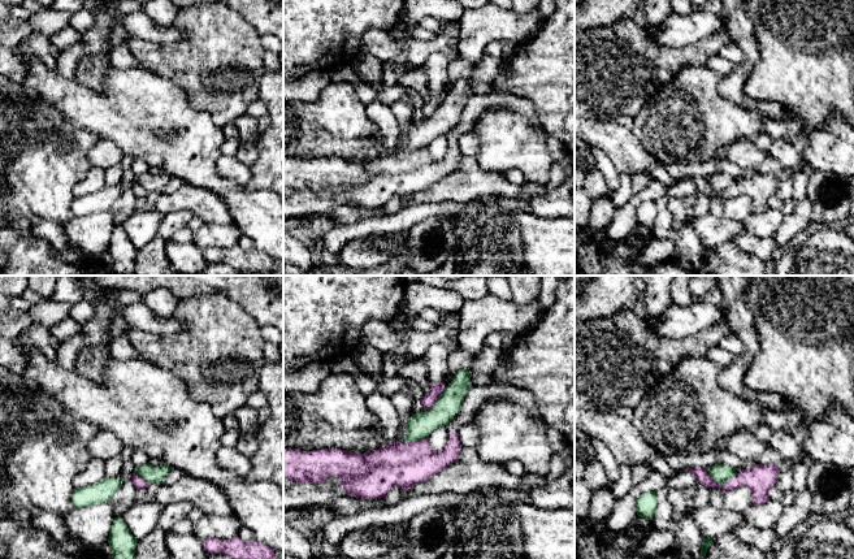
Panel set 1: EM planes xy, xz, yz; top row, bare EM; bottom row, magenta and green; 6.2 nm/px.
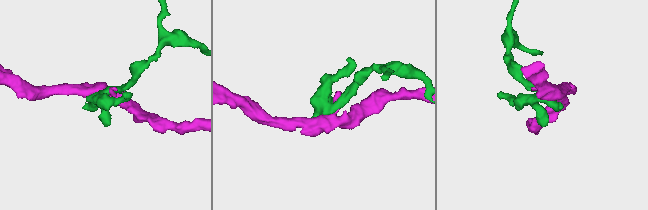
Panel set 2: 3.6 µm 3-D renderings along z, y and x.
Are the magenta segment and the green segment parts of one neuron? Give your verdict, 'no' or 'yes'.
no

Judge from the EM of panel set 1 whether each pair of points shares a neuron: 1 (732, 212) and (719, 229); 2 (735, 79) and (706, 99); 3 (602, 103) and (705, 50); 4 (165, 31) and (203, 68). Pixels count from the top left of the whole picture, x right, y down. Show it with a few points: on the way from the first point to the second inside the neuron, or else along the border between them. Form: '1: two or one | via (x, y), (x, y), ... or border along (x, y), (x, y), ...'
1: two | border along (723, 216), (741, 222)
2: two | border along (722, 76), (719, 92), (744, 108)
3: one | via (628, 77), (638, 66), (657, 65), (679, 56)
4: two | border along (185, 35), (169, 42), (143, 40)

